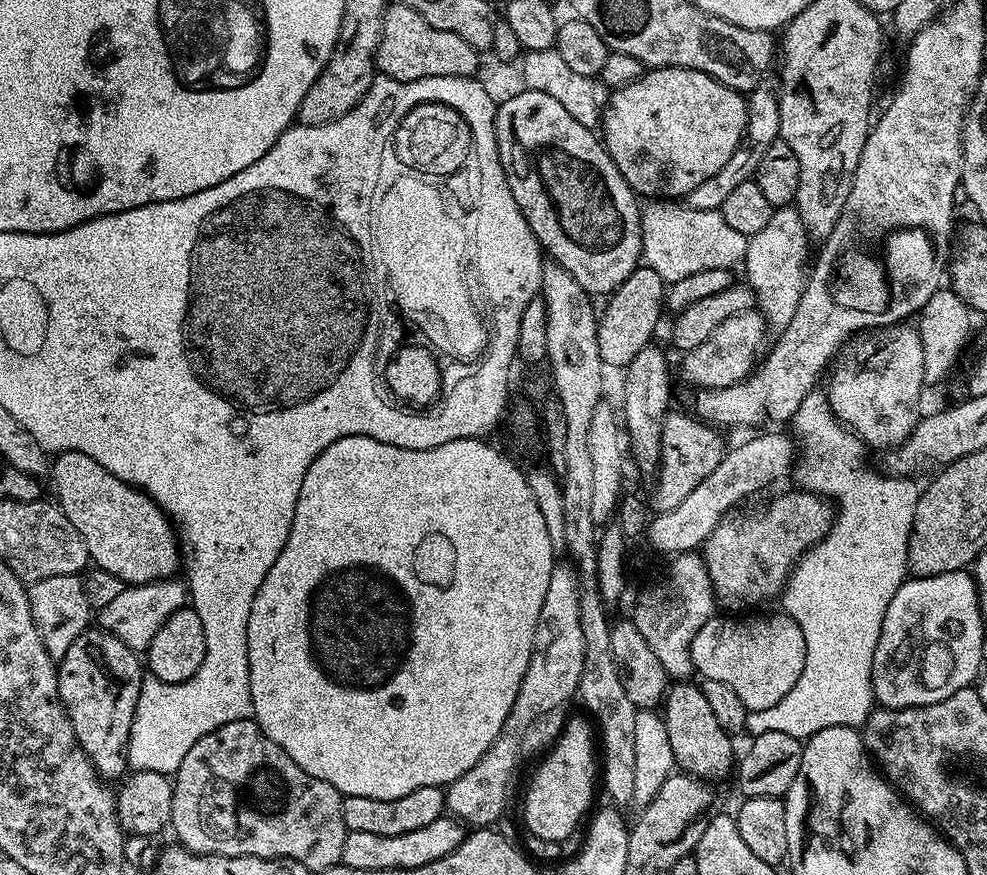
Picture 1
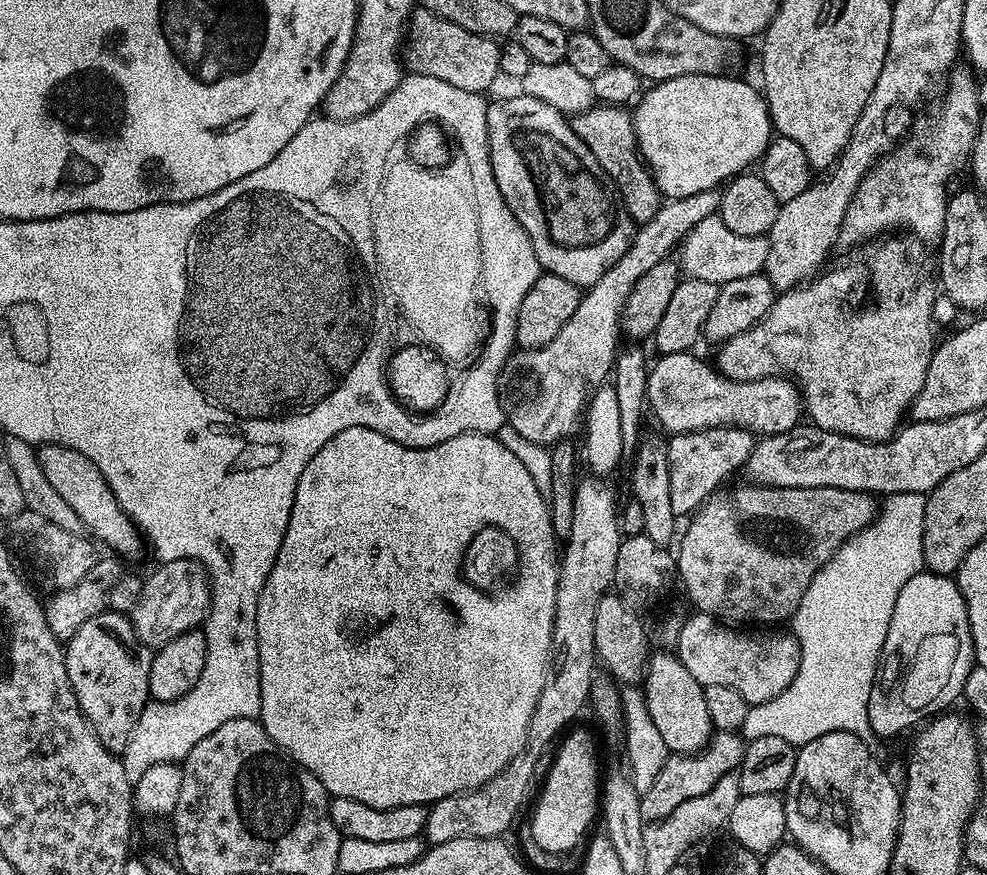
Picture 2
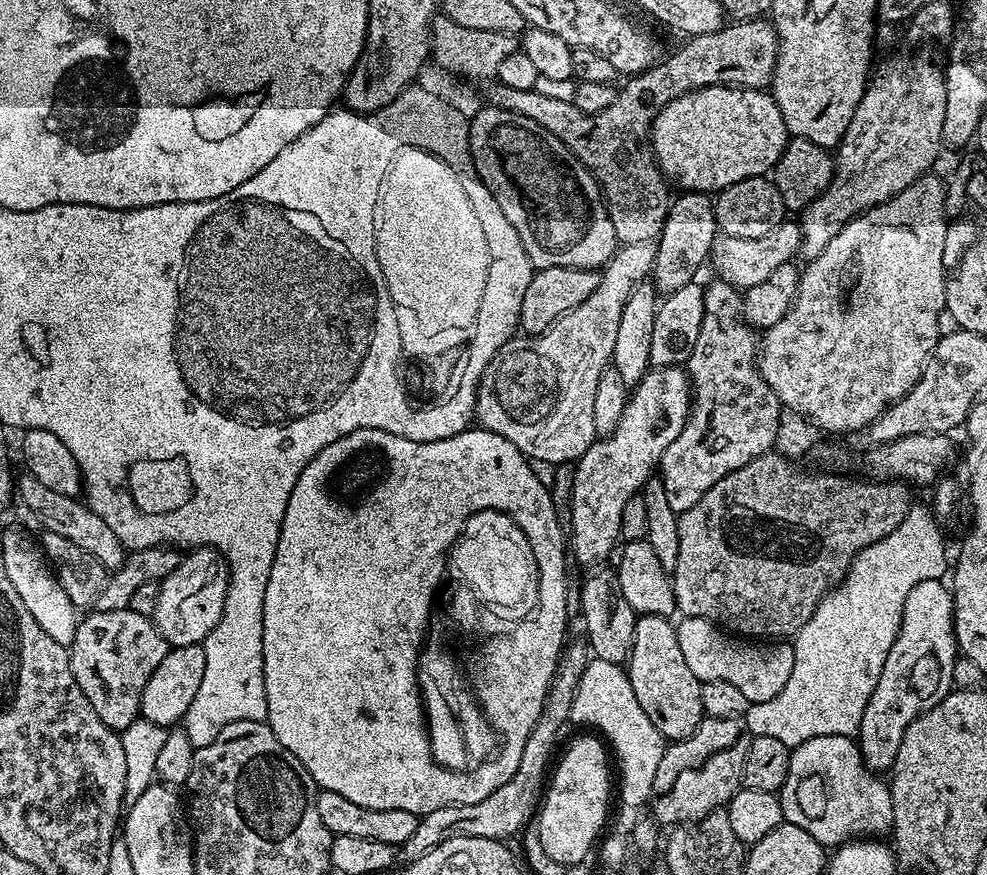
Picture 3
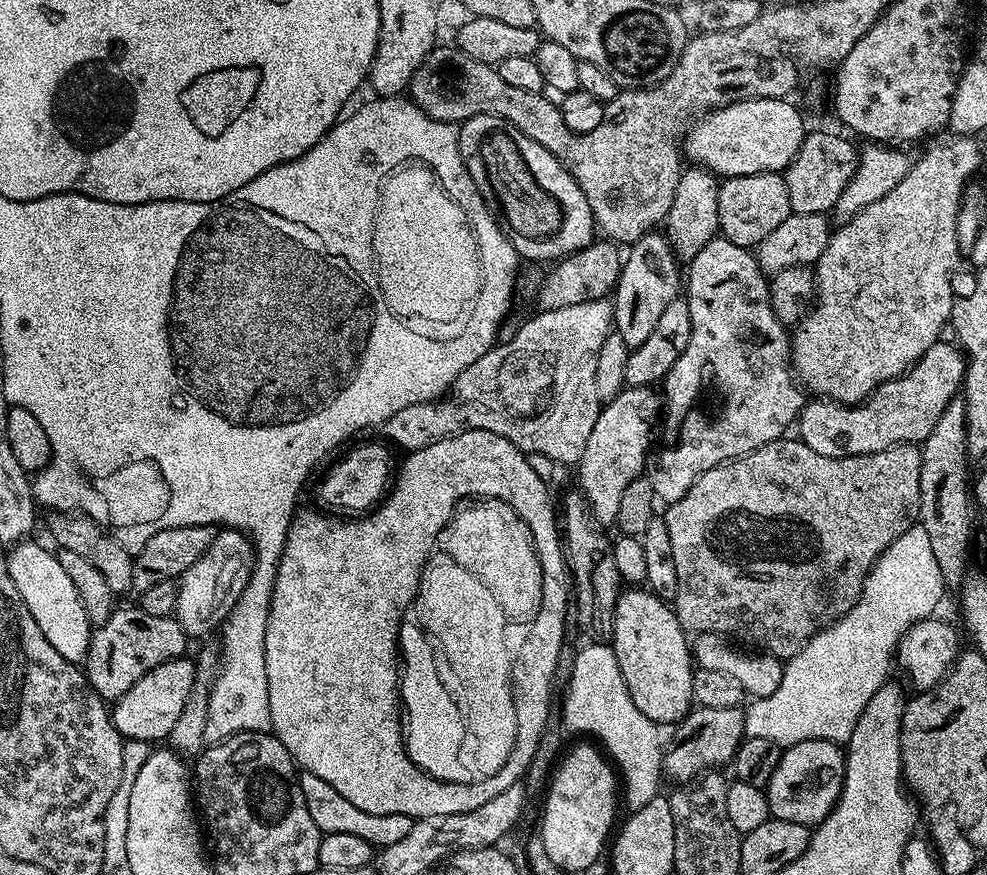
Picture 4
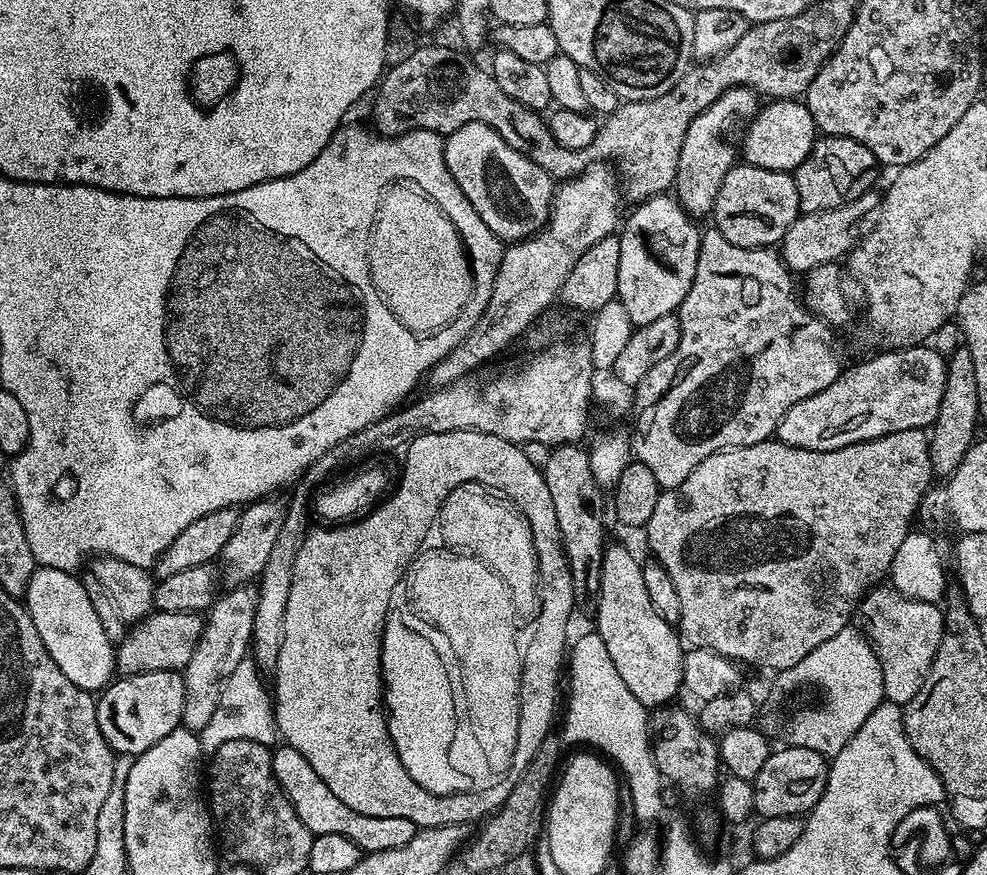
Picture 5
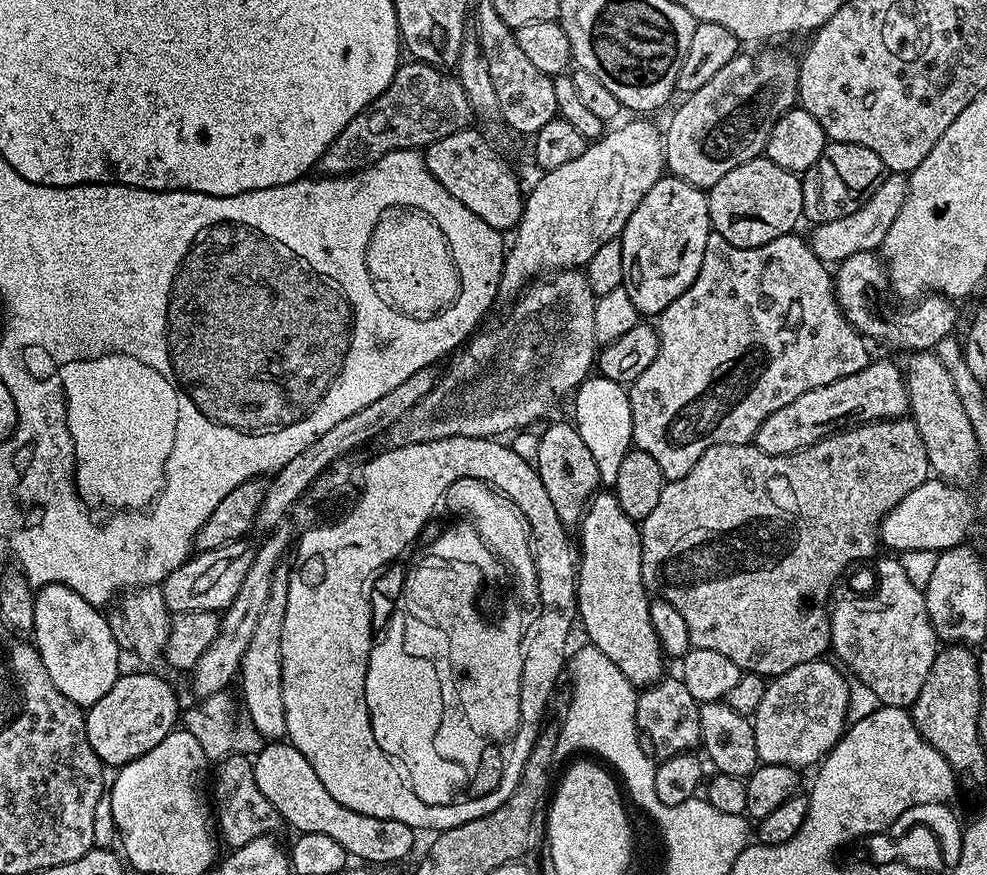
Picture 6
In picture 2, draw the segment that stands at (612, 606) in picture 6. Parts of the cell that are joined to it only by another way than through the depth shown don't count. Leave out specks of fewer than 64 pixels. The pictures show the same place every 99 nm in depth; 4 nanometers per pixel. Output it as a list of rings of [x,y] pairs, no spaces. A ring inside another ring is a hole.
[[[653,651],[648,658],[648,671],[644,673],[642,691],[644,701],[650,710],[650,718],[654,718],[654,727],[662,734],[662,742],[666,742],[669,753],[695,754],[703,752],[704,747],[714,735],[710,722],[710,714],[706,710],[704,685],[682,666],[675,651]]]

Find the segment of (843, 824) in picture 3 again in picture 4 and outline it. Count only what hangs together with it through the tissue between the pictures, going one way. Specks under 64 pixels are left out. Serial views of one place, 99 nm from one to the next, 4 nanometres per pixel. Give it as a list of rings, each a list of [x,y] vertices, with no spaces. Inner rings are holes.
[[[803,740],[787,745],[766,786],[768,811],[775,819],[815,826],[828,817],[844,785],[845,749],[829,740]]]

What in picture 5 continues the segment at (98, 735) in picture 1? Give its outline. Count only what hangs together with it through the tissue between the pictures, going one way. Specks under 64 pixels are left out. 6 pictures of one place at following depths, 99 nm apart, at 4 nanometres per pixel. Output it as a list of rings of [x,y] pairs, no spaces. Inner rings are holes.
[[[153,611],[139,624],[133,624],[124,633],[124,639],[115,645],[116,672],[121,677],[137,676],[139,672],[170,670],[180,672],[190,662],[198,638],[202,638],[205,617],[199,612]]]

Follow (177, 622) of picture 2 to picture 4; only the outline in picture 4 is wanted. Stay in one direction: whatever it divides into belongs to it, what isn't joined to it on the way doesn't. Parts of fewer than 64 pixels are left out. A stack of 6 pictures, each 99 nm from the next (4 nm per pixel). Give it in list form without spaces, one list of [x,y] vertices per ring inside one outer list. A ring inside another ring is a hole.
[[[234,528],[217,531],[210,548],[190,570],[181,574],[176,585],[176,611],[174,619],[180,623],[182,630],[192,638],[203,632],[219,629],[227,620],[230,610],[242,598],[242,590],[250,582],[250,574],[254,566],[256,551],[252,549],[252,541]]]

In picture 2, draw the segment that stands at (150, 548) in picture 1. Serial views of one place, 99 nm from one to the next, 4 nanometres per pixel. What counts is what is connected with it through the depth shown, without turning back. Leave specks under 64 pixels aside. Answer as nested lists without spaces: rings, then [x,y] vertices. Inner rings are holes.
[[[42,444],[36,448],[36,457],[46,473],[46,478],[54,490],[65,500],[68,505],[74,506],[74,514],[78,514],[81,525],[88,528],[87,535],[93,541],[102,543],[108,547],[109,553],[132,560],[140,551],[145,551],[146,544],[142,539],[139,528],[132,519],[120,509],[114,494],[107,482],[102,478],[98,466],[86,458],[84,452],[70,450],[70,446],[61,444]]]

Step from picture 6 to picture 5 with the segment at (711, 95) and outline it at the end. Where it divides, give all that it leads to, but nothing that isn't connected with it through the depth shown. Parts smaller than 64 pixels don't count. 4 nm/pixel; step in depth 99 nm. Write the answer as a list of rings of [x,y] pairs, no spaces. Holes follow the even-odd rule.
[[[731,88],[726,90],[716,99],[710,107],[702,110],[694,122],[688,124],[686,138],[682,142],[682,150],[678,154],[678,170],[676,171],[676,182],[674,185],[674,195],[679,200],[684,211],[693,218],[707,217],[712,211],[718,190],[722,186],[722,178],[730,169],[735,168],[738,163],[738,145],[743,141],[745,131],[752,119],[762,107],[762,100],[751,88]]]

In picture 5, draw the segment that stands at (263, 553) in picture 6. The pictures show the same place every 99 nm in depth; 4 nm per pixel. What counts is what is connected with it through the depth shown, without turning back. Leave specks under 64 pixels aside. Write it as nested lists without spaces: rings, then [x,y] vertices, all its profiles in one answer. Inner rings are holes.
[[[255,583],[237,584],[231,587],[228,593],[217,595],[212,607],[207,609],[202,638],[198,638],[198,646],[194,646],[194,654],[190,662],[182,669],[184,678],[184,701],[182,702],[183,727],[199,734],[204,727],[210,726],[210,718],[214,718],[214,710],[218,710],[224,684],[240,668],[240,663],[249,655],[254,630],[254,610],[258,610],[258,596],[260,589]]]

